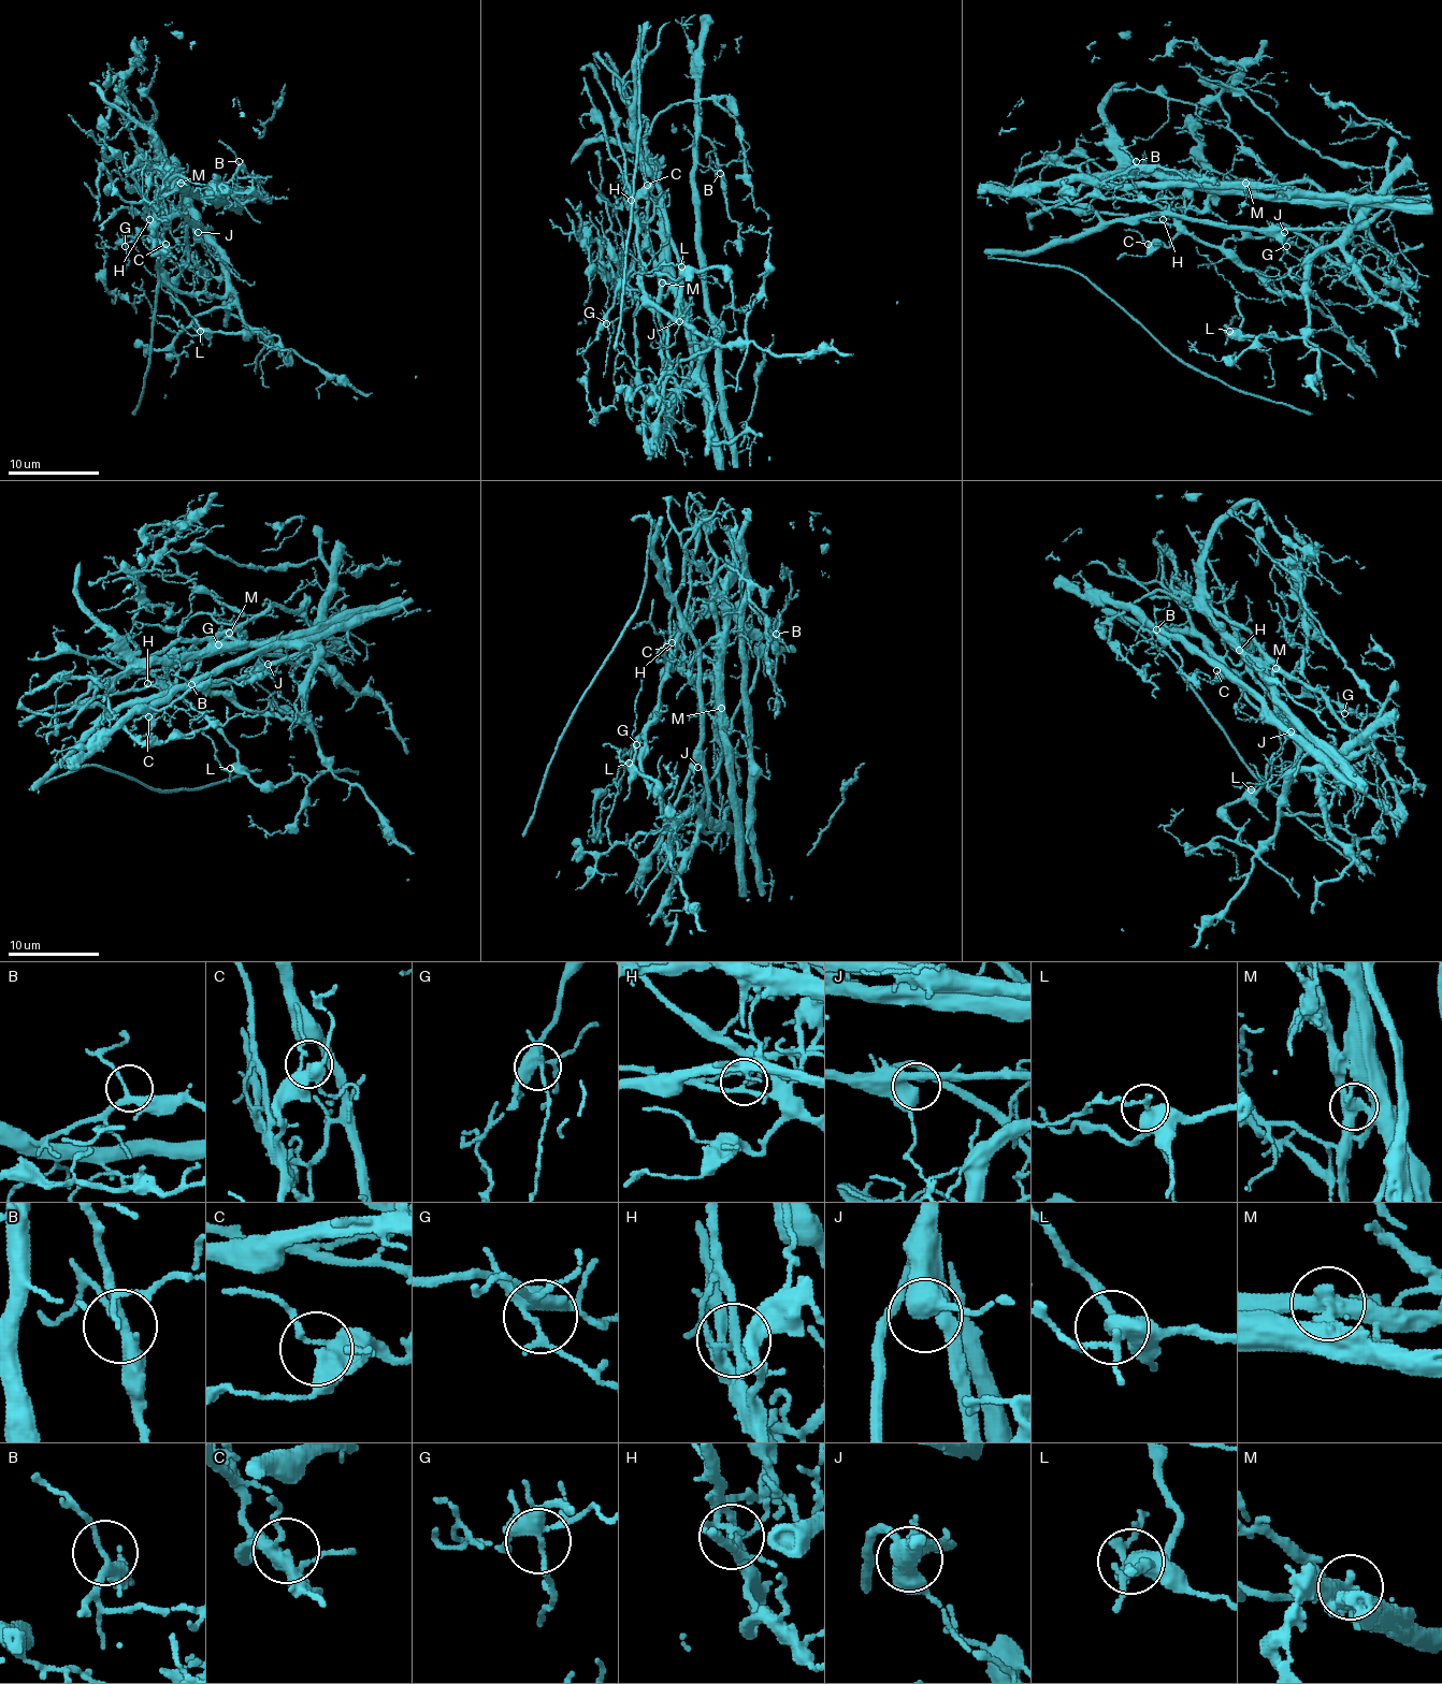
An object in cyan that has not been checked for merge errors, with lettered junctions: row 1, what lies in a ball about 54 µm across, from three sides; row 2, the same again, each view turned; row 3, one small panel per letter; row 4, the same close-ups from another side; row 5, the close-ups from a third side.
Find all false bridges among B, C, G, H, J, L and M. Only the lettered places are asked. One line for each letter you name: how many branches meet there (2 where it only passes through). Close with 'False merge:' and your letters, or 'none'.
H: 4 branches meet
M: 4 branches meet
False merge: H, M

